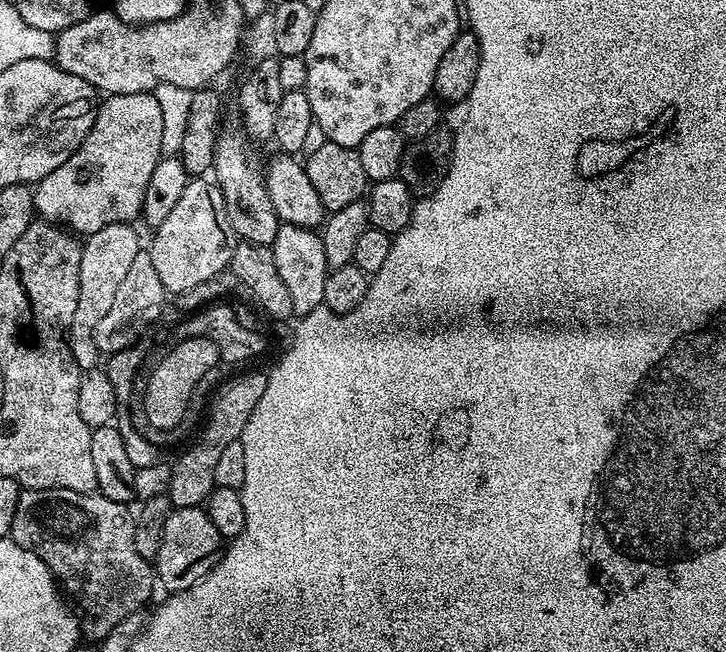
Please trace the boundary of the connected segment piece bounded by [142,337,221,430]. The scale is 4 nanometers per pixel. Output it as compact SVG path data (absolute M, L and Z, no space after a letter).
M186 337L177 340L173 347L157 362L148 376L148 385L143 385L144 404L149 426L158 428L176 428L189 415L188 404L191 395L199 383L205 382L206 374L215 364L221 363L218 346L206 337Z

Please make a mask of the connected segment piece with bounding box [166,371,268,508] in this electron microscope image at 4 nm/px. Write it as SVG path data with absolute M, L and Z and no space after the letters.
M244 372L241 376L232 376L220 389L213 391L206 408L208 425L193 448L188 448L172 464L170 486L167 496L172 499L173 508L199 508L208 499L216 487L214 466L218 466L218 457L230 442L240 439L242 430L252 422L254 410L260 407L262 394L266 390L267 375L260 372Z

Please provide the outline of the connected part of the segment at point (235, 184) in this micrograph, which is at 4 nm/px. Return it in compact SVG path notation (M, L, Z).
M235 127L217 135L211 171L216 172L214 180L220 185L220 193L226 202L226 214L237 237L248 244L271 246L282 221L274 210L274 202L270 202L270 190L264 181L266 164L263 159L260 161L256 153L257 145L248 139L243 127Z

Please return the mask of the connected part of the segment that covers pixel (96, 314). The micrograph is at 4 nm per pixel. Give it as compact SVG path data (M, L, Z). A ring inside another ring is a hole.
M132 224L102 226L102 230L91 233L83 241L82 266L78 274L80 283L78 306L74 310L74 322L70 324L68 331L70 354L74 354L74 362L78 362L82 370L97 367L102 356L96 345L98 322L106 318L110 306L114 303L118 285L124 281L128 267L134 263L134 258L142 251L140 236L134 229Z

